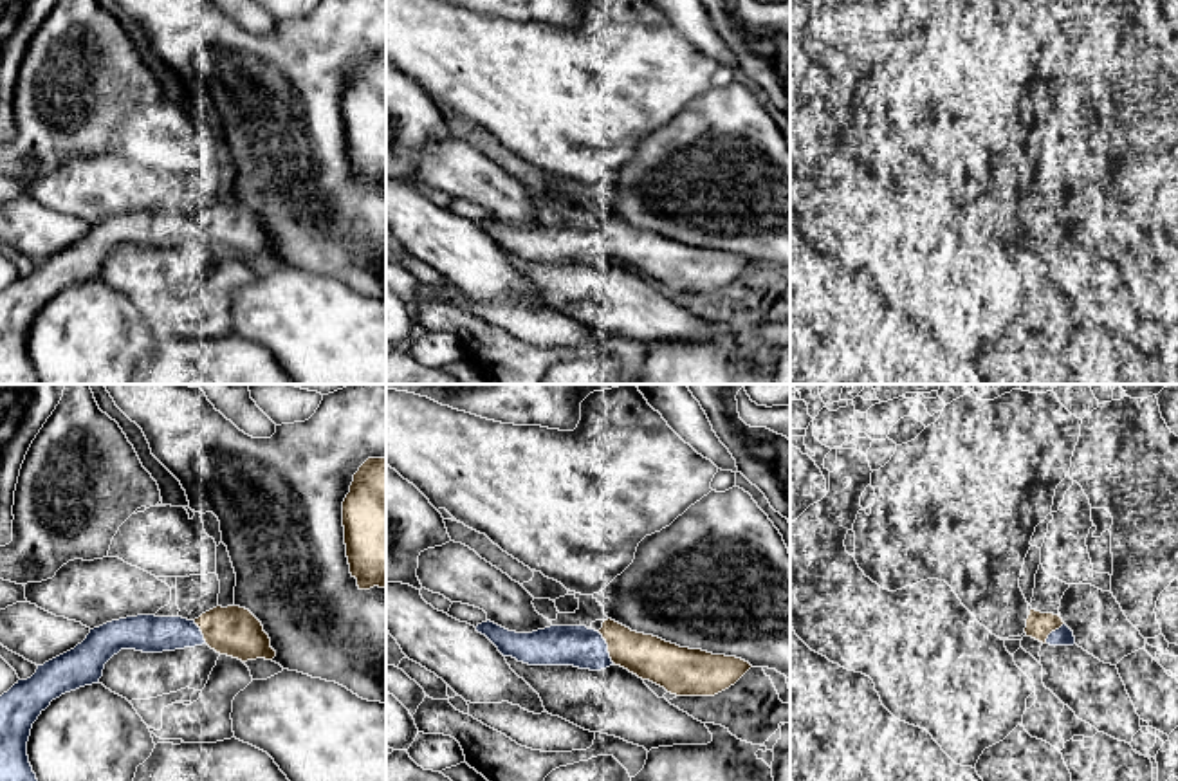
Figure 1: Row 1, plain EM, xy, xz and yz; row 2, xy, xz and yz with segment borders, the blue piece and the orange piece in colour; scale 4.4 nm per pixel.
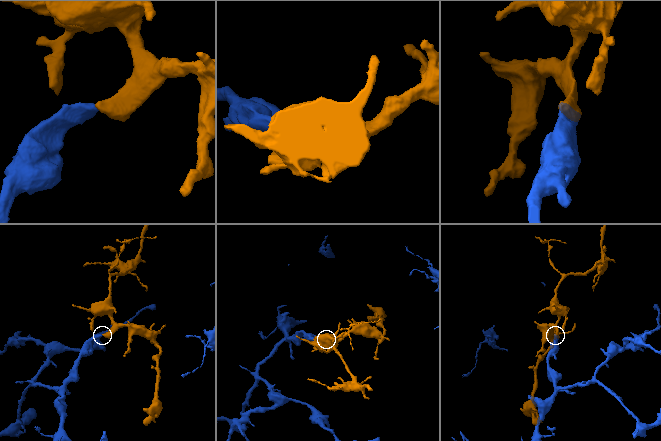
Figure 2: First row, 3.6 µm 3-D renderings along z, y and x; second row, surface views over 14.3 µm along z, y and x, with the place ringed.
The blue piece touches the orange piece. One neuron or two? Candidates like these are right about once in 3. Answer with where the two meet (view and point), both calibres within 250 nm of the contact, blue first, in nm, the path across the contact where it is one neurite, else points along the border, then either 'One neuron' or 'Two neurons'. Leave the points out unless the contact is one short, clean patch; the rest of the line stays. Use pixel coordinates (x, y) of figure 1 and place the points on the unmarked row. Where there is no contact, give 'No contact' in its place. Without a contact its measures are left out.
Touches blue at xz (607, 244). Thickness 180 nm (blue) against 200 nm. One neuron

